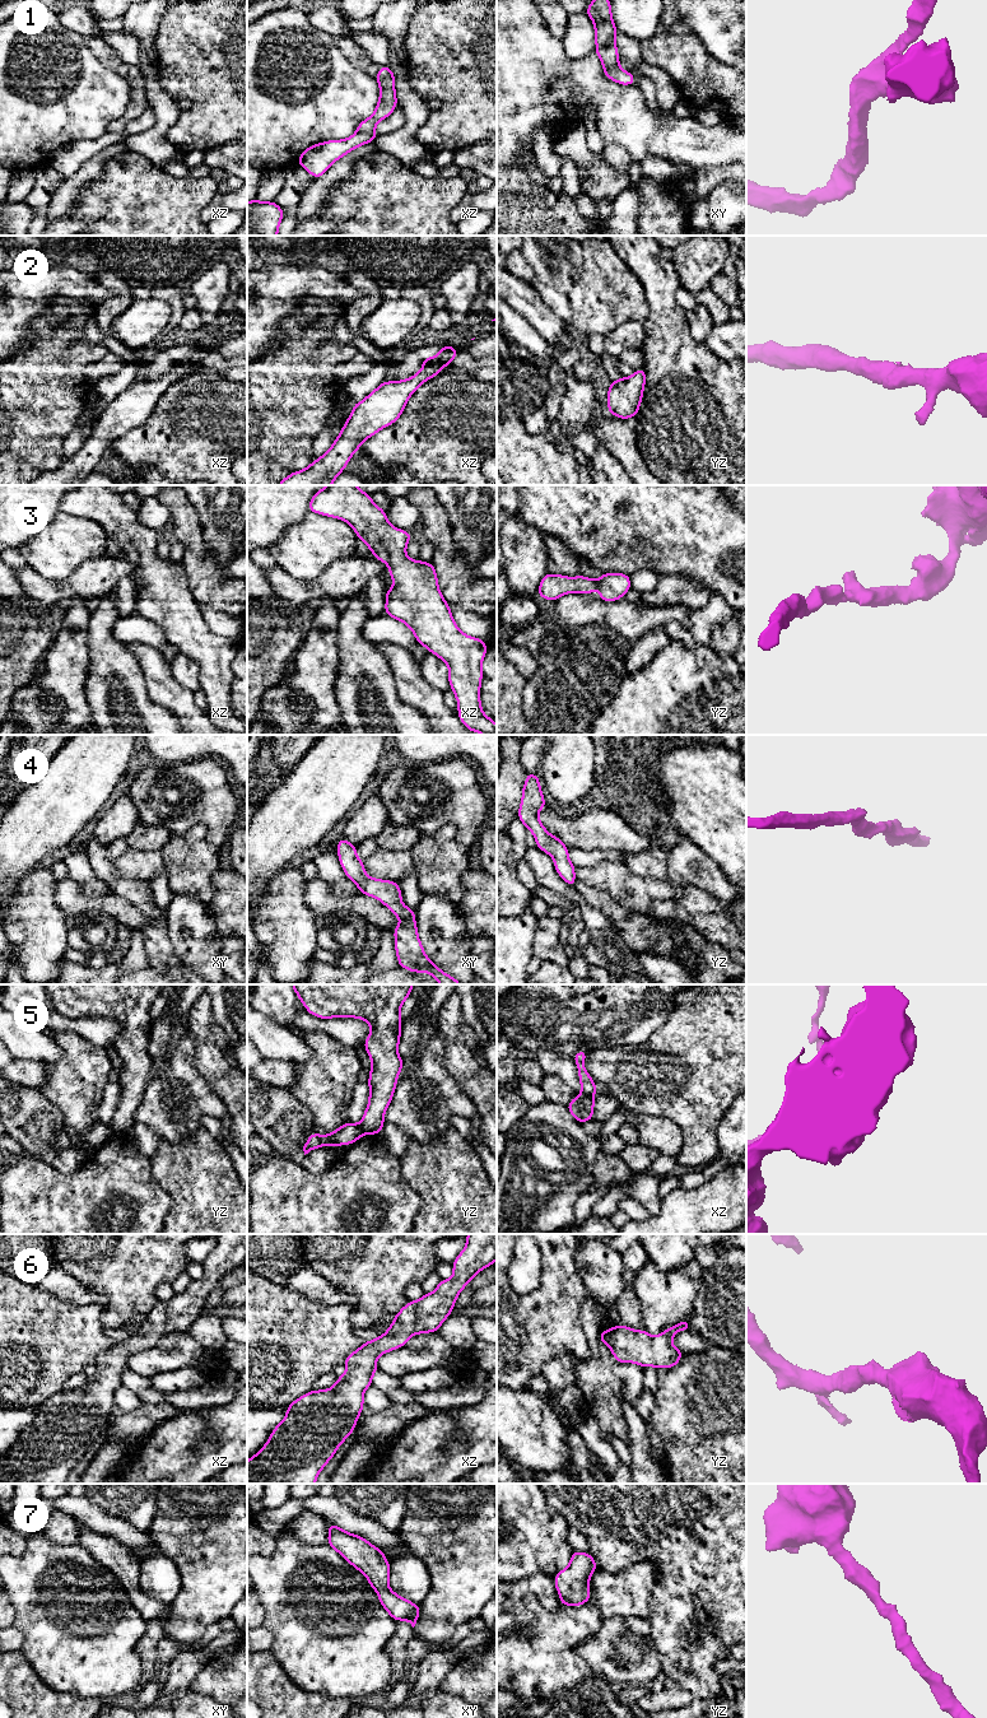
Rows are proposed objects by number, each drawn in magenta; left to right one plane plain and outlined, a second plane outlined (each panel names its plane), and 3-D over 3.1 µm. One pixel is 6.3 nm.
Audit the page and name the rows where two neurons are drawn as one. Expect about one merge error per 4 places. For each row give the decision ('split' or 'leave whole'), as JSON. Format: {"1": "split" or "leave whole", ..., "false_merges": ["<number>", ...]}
{"1": "split", "2": "leave whole", "3": "leave whole", "4": "leave whole", "5": "split", "6": "leave whole", "7": "leave whole", "false_merges": ["1", "5"]}

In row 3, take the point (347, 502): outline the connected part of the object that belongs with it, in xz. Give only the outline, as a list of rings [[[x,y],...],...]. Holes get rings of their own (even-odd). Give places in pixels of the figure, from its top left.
[[[355,485],[322,488],[312,497],[308,511],[348,522],[355,530],[357,537],[367,543],[376,559],[388,565],[395,587],[387,588],[385,614],[405,623],[420,644],[448,665],[448,681],[458,703],[457,714],[462,725],[471,732],[494,735],[497,725],[483,713],[480,706],[481,662],[486,653],[486,642],[469,637],[457,628],[450,606],[438,588],[434,565],[406,557],[405,549],[413,535],[390,525],[386,512],[372,502],[371,494]]]

